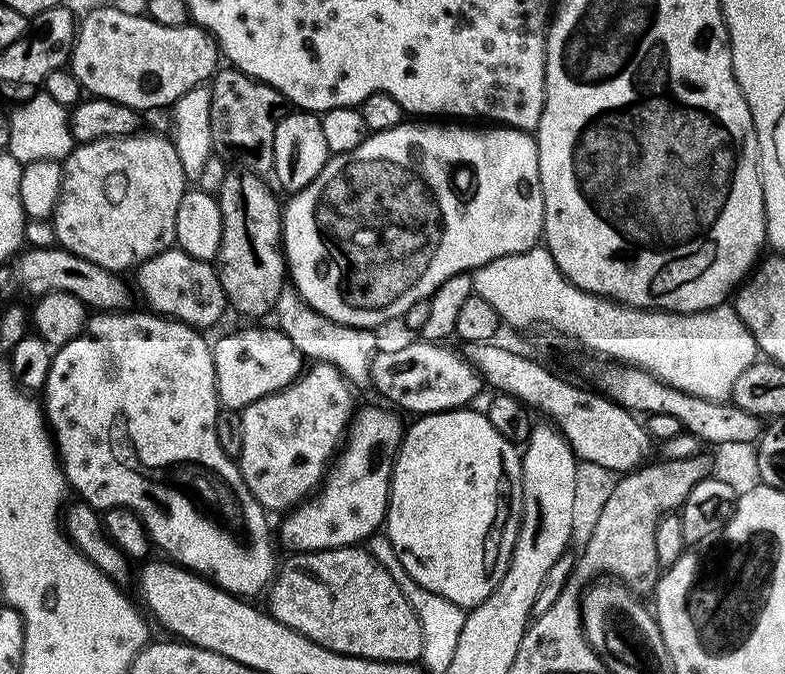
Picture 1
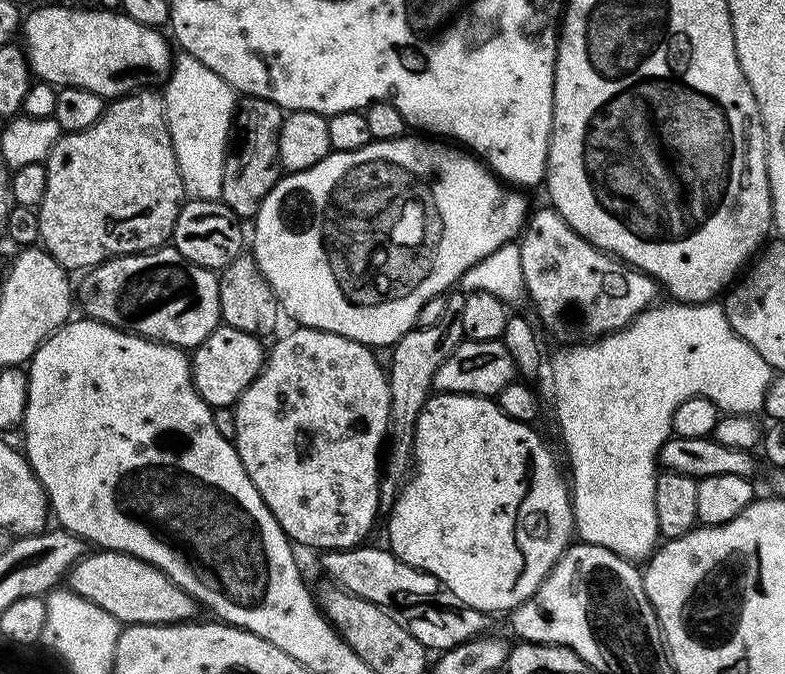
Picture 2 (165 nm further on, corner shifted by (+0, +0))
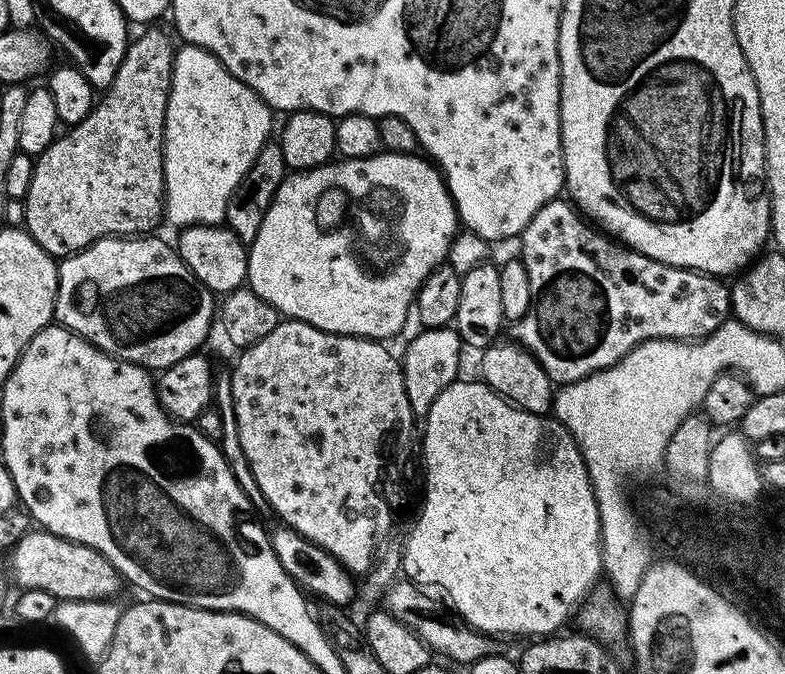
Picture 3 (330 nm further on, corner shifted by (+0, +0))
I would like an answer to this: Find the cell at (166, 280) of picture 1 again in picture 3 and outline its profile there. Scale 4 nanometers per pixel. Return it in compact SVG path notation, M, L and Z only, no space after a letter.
M152 234L145 235L143 238L129 238L126 236L108 236L103 240L94 241L88 248L81 252L76 252L72 256L63 257L59 261L60 281L56 291L56 315L55 323L62 328L68 328L72 332L77 332L82 338L86 338L96 348L101 348L106 354L110 354L119 360L125 360L131 364L141 364L149 370L163 370L174 366L174 362L182 362L182 358L199 353L200 343L208 336L212 324L214 328L214 313L217 311L218 304L214 299L214 293L205 284L200 284L198 278L186 266L184 259L180 257L179 251L172 248L164 240L155 240Z

